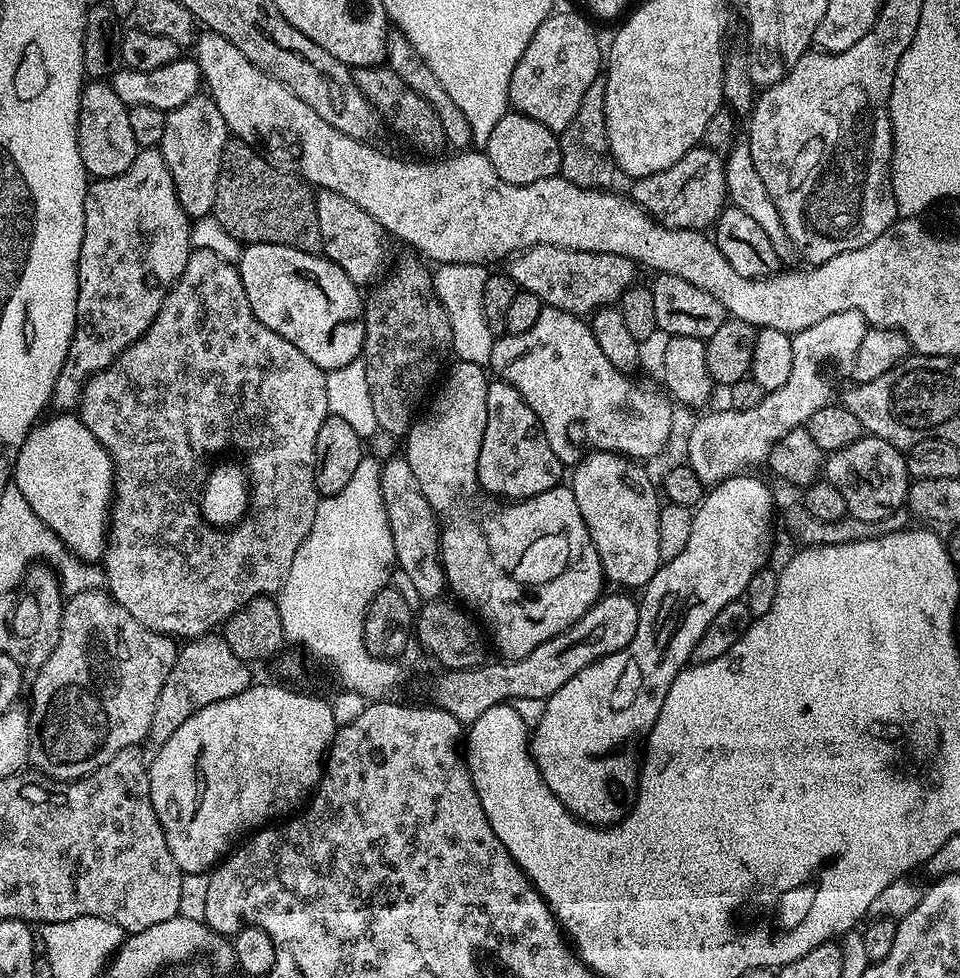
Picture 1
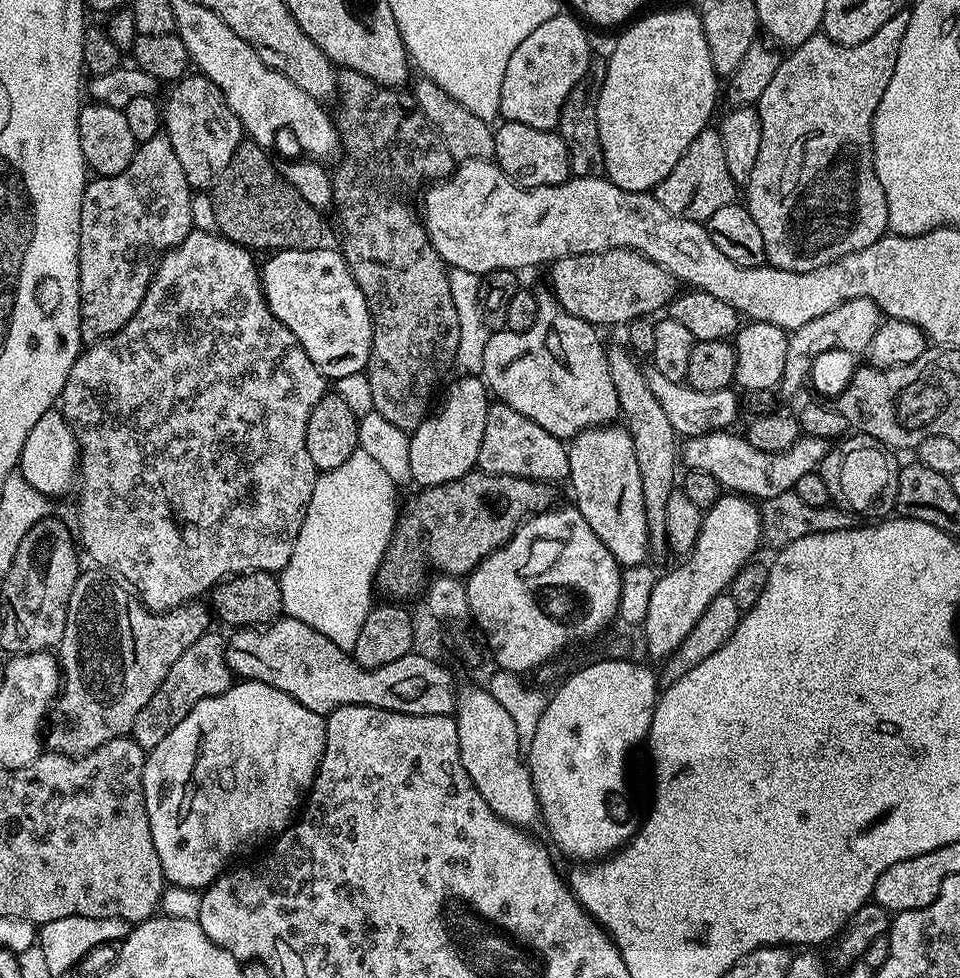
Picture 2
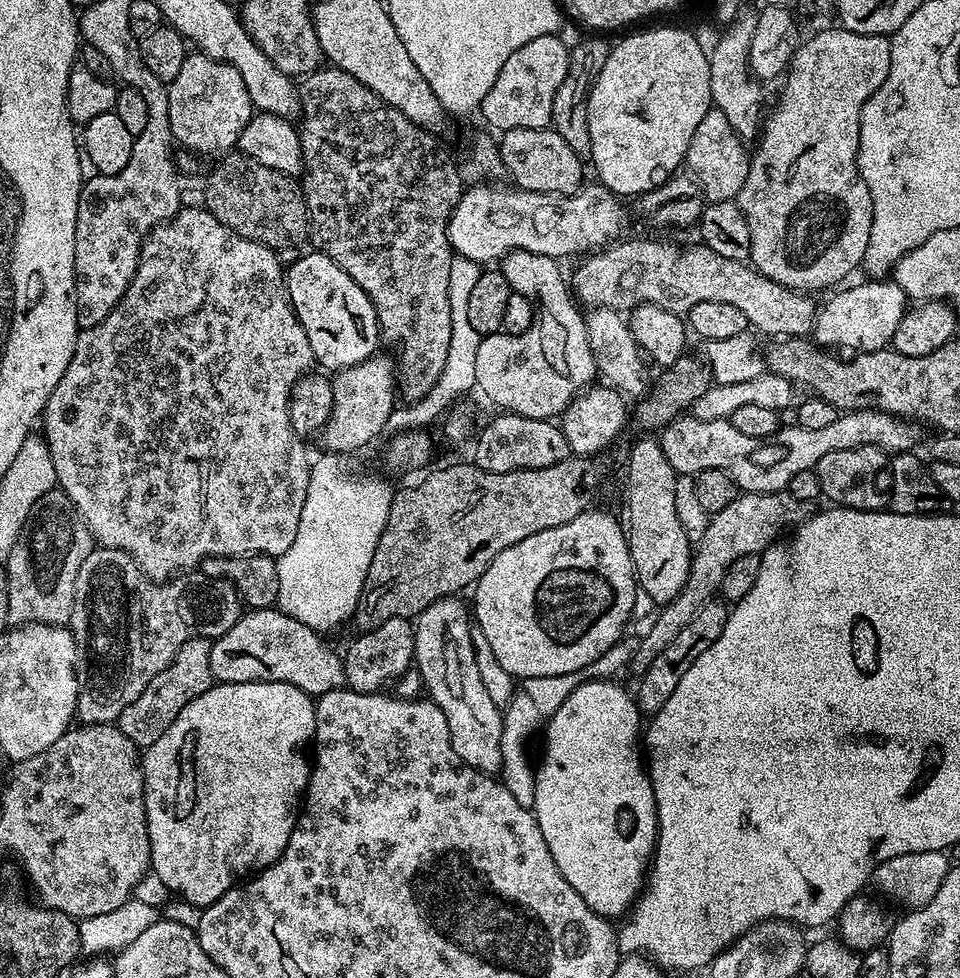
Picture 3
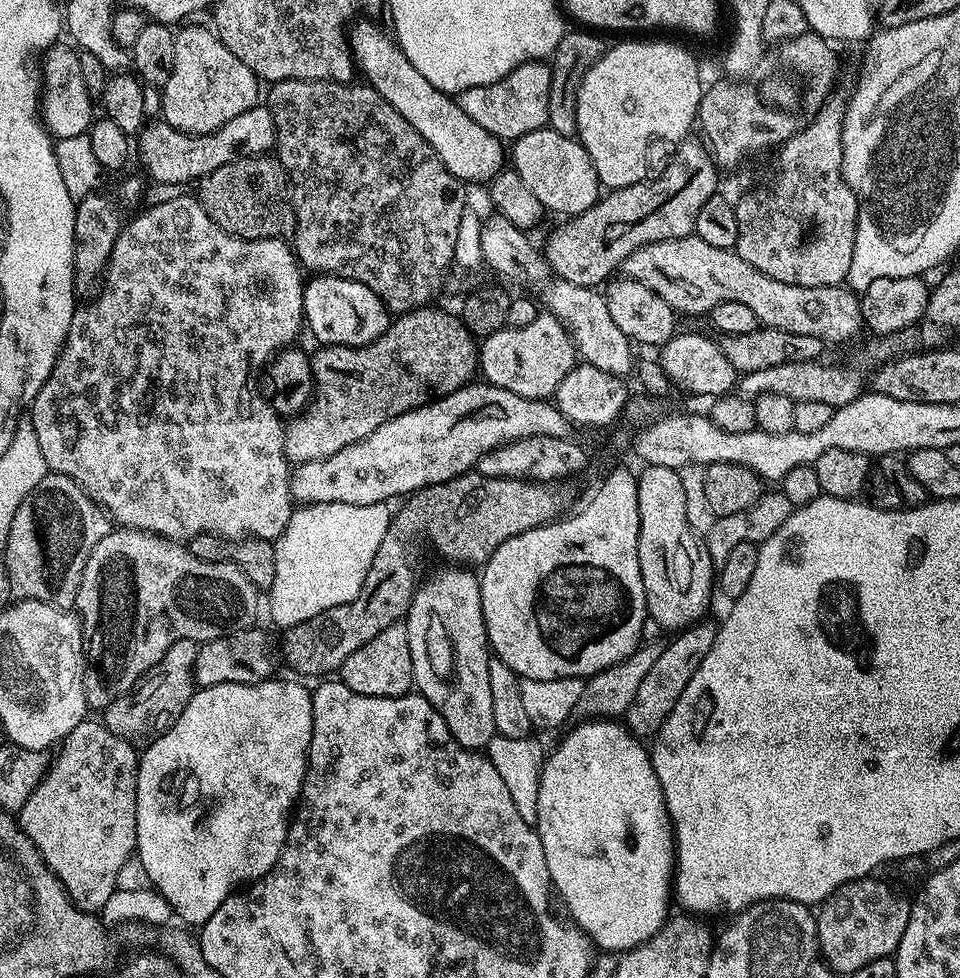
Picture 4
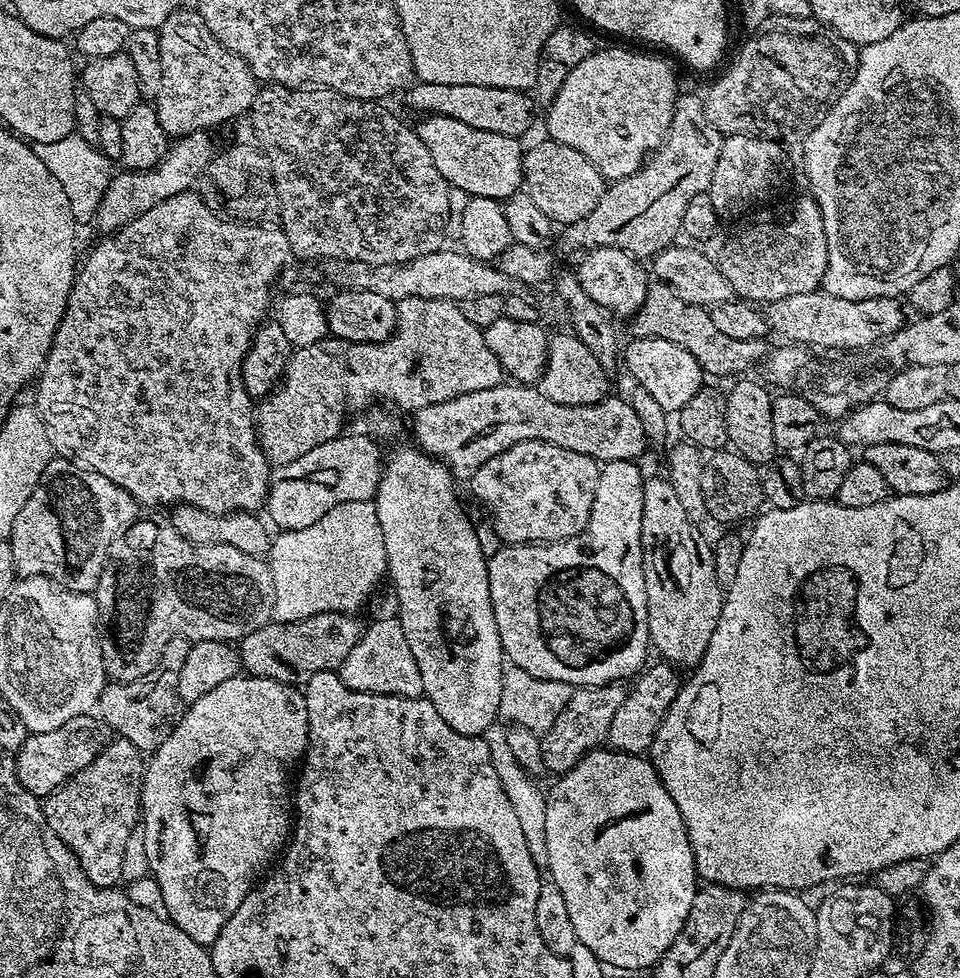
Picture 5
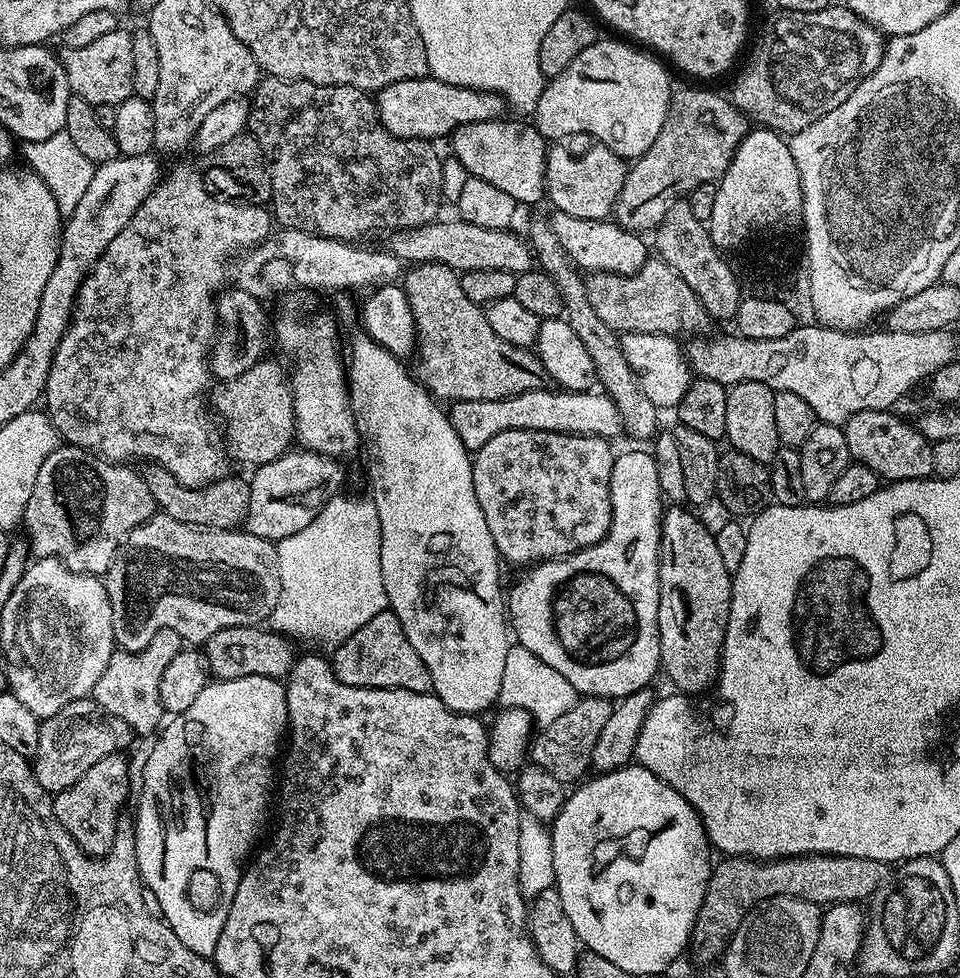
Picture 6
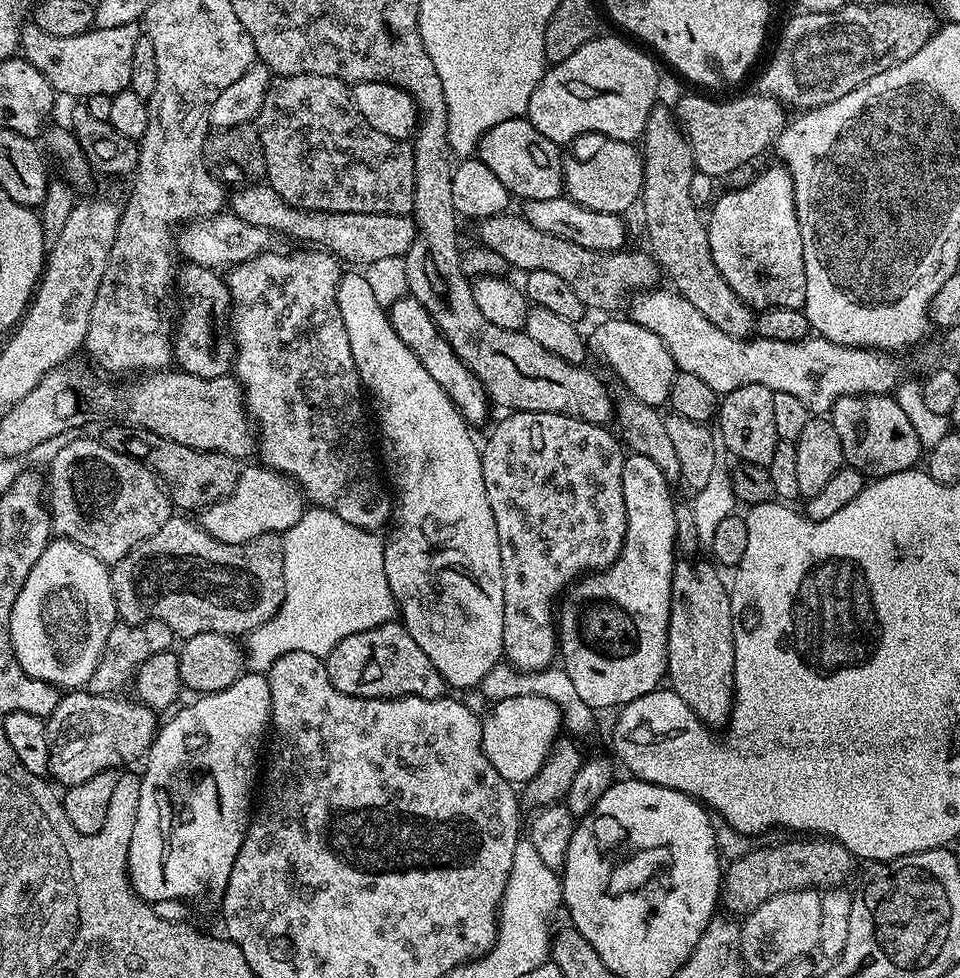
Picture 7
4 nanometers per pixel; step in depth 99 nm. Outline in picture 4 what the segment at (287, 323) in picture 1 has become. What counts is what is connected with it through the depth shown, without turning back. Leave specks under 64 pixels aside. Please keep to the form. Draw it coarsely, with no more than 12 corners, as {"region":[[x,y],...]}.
{"region":[[316,274],[304,322],[317,345],[360,348],[388,328],[362,282]]}

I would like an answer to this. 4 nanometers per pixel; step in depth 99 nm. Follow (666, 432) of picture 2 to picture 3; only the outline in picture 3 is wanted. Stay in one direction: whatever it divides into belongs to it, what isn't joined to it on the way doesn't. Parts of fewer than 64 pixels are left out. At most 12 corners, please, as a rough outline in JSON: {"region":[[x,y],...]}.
{"region":[[640,440],[624,480],[638,588],[656,606],[686,586],[693,545],[674,507],[677,473]]}

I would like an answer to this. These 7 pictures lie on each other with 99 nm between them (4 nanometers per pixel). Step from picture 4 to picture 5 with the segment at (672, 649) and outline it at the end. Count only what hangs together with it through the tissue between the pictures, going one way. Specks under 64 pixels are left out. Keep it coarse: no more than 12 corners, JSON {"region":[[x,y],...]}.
{"region":[[645,667],[610,722],[615,751],[647,753],[681,673]]}

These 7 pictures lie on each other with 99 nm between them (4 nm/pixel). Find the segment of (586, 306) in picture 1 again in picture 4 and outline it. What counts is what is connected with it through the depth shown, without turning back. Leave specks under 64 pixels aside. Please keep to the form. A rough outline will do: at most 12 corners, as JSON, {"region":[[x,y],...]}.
{"region":[[695,234],[625,258],[680,314],[750,306],[765,328],[829,345],[862,328],[855,291],[754,270]]}

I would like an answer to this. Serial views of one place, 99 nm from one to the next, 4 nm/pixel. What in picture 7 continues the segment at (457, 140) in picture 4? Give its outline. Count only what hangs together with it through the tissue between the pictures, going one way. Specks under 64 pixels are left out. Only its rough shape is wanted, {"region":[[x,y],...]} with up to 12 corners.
{"region":[[498,122],[478,159],[517,201],[564,192],[561,145]]}

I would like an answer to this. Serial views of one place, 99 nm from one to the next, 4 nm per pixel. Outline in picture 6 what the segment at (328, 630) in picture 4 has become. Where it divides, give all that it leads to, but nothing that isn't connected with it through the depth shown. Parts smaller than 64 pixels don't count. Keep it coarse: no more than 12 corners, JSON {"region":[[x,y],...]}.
{"region":[[230,626],[202,645],[215,679],[287,677],[293,641]]}

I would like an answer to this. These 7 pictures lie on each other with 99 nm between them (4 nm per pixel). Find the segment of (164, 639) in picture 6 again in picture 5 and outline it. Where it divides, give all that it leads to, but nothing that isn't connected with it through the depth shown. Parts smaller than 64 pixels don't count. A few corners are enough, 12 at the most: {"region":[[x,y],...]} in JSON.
{"region":[[163,641],[154,670],[100,692],[99,719],[142,754],[182,715],[190,642]]}

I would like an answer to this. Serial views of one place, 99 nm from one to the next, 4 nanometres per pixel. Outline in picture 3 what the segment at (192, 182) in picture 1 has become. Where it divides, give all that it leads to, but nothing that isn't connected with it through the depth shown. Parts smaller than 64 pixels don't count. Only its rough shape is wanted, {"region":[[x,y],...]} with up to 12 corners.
{"region":[[199,50],[168,84],[173,141],[227,153],[254,115],[232,64]]}

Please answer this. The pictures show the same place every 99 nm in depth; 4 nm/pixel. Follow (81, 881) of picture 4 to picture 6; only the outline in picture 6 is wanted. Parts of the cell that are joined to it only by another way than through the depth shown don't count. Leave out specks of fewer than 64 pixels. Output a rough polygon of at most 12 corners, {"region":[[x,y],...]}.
{"region":[[127,755],[52,796],[66,834],[103,858],[128,796]]}

